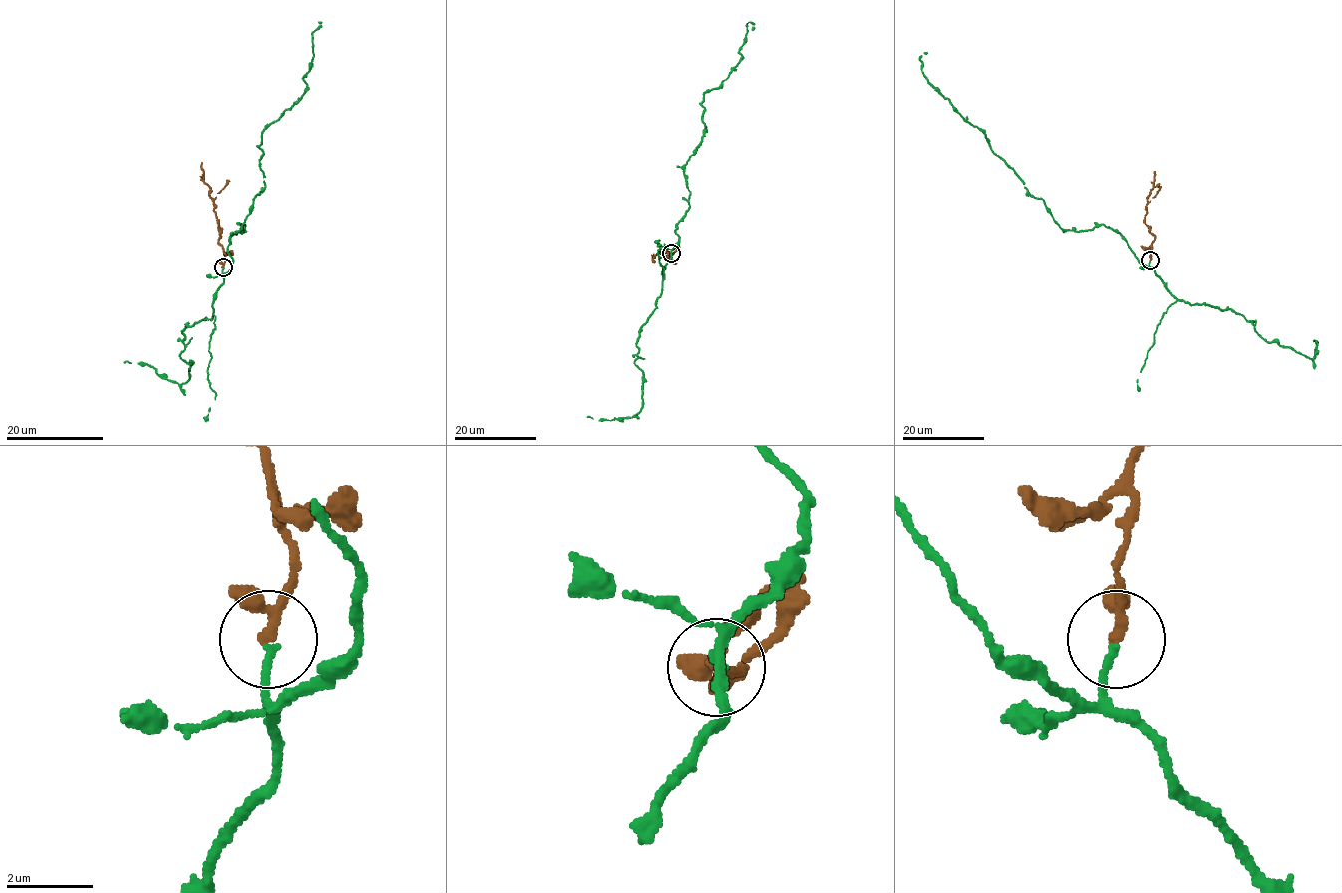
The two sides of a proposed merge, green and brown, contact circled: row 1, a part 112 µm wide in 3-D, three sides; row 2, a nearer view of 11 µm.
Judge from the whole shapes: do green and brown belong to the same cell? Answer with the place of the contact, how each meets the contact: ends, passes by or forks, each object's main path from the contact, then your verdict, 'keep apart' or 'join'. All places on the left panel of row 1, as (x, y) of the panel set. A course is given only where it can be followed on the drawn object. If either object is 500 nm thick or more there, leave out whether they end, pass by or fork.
(223, 267) | green ends | brown passes by | green via (223, 267), (224, 275), (233, 267), (229, 238), (245, 231), (265, 186), (262, 133), (303, 95), (319, 22) | brown via (223, 267), (225, 255), (218, 239), (220, 228), (209, 187), (203, 181), (201, 162) | join

